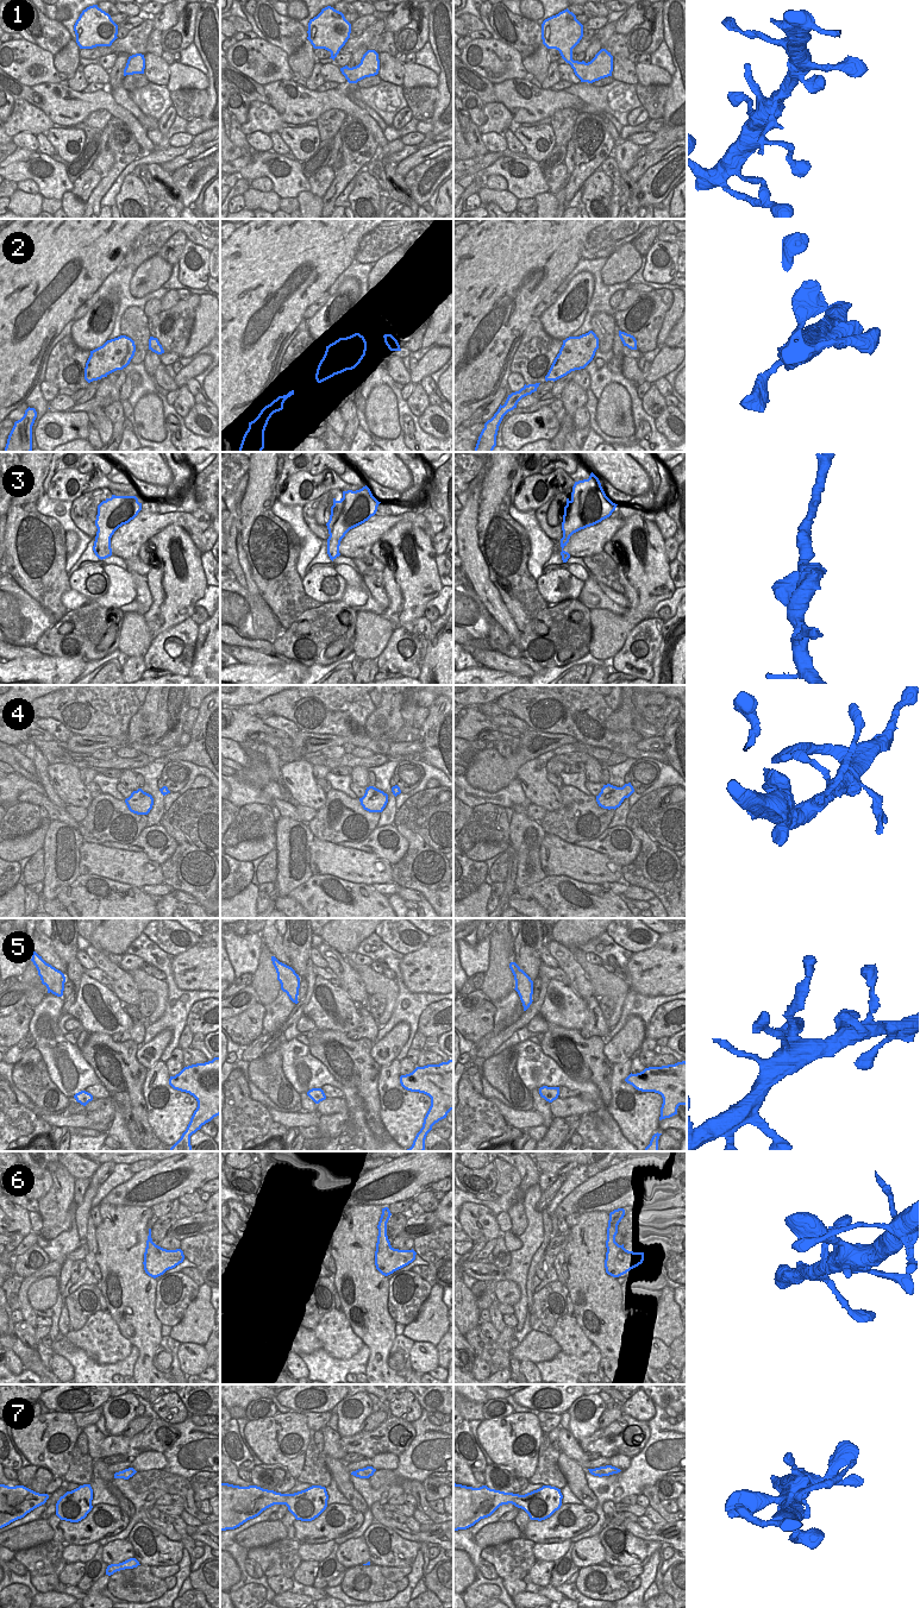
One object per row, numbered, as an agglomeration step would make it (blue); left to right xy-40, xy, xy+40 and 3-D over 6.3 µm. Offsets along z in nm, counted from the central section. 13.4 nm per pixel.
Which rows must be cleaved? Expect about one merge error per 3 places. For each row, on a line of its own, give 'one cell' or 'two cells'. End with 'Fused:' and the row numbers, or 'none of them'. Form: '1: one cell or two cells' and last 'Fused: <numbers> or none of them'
1: one cell
2: one cell
3: one cell
4: one cell
5: one cell
6: one cell
7: one cell
Fused: none of them

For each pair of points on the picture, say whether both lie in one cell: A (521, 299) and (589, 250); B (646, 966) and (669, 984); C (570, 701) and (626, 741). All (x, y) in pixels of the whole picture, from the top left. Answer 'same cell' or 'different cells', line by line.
A: different cells
B: same cell
C: same cell

